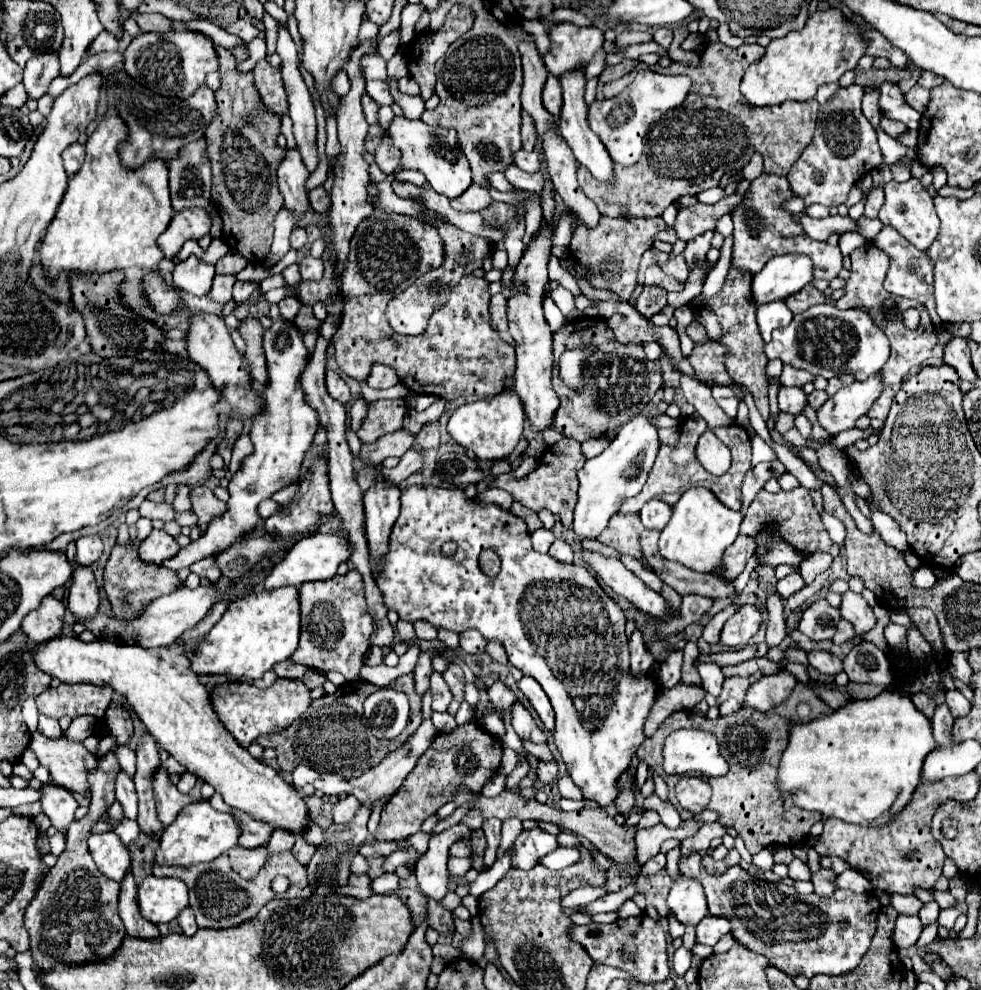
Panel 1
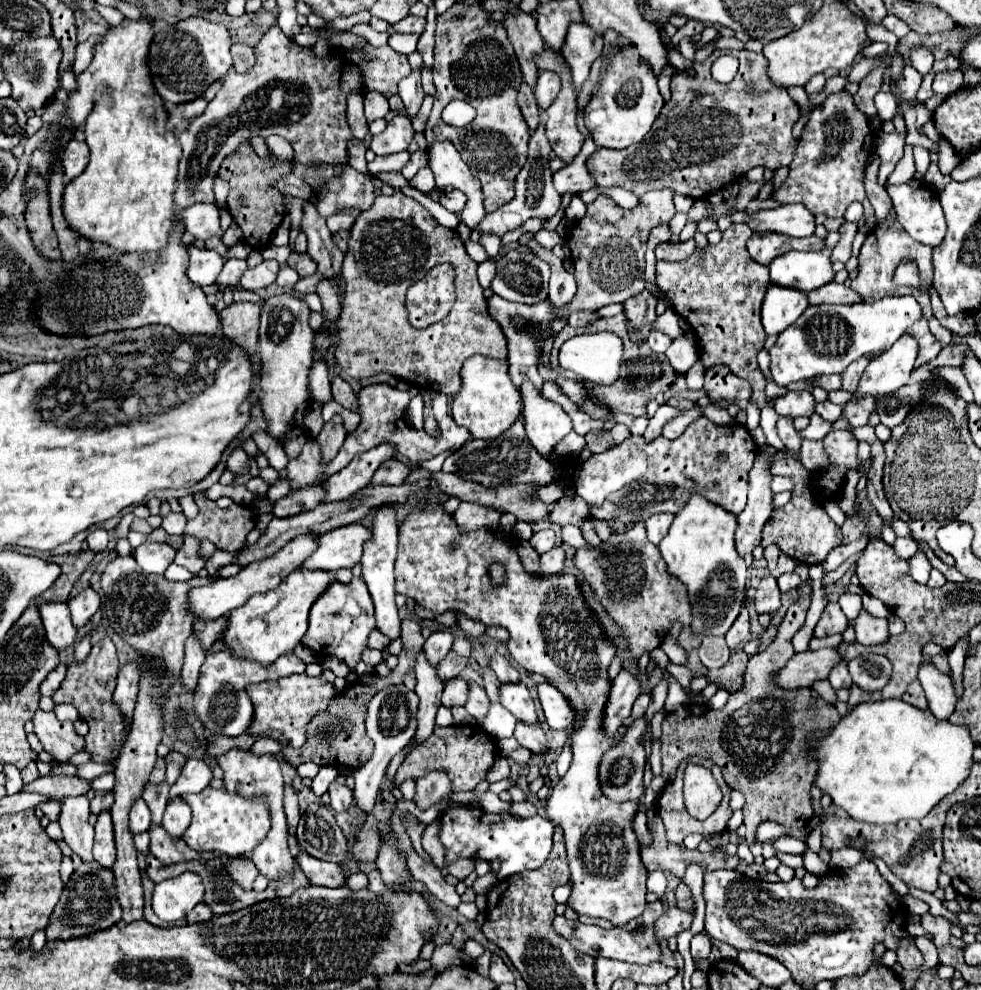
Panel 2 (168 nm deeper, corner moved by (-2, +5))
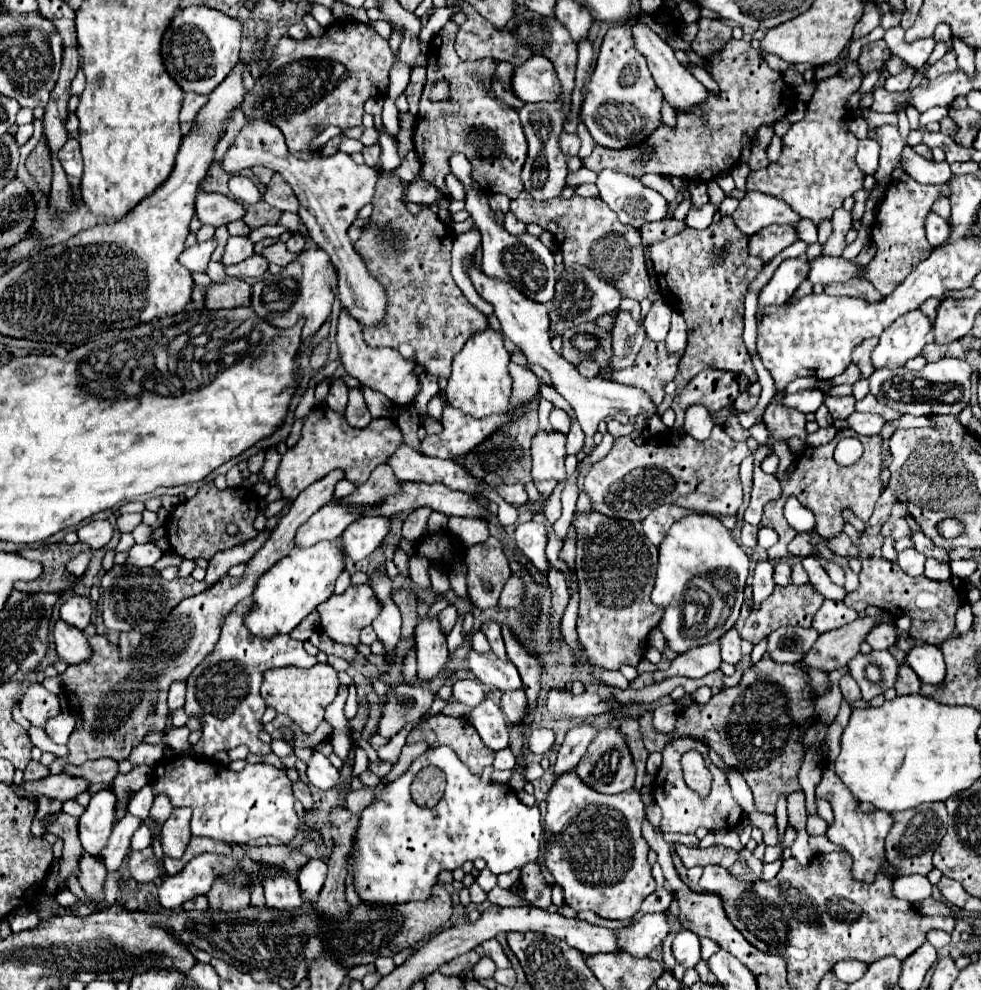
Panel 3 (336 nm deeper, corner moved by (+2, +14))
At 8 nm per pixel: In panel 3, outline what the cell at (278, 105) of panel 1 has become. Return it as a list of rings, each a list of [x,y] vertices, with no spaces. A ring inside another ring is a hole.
[[[358,20],[336,22],[320,38],[294,40],[282,36],[266,70],[256,78],[254,88],[246,92],[236,110],[242,110],[246,120],[268,118],[282,130],[290,152],[312,152],[310,146],[324,128],[338,126],[346,130],[362,124],[364,102],[386,94],[394,64],[396,54],[390,50],[388,40]]]

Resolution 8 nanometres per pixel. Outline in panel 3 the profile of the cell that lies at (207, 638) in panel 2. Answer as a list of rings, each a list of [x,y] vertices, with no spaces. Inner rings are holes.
[[[332,470],[320,482],[308,486],[282,516],[280,524],[272,530],[272,536],[266,544],[252,556],[247,568],[240,578],[224,576],[216,586],[206,592],[182,600],[172,614],[154,630],[154,634],[144,636],[134,658],[128,662],[120,660],[118,646],[108,642],[104,636],[96,634],[88,638],[92,646],[92,658],[80,662],[78,666],[68,666],[62,674],[64,694],[68,698],[68,710],[76,718],[76,728],[68,740],[68,758],[56,758],[50,764],[52,774],[60,774],[64,764],[84,764],[86,760],[112,758],[126,760],[132,748],[136,748],[146,734],[164,730],[168,706],[166,694],[174,680],[186,680],[190,672],[212,654],[224,618],[234,610],[234,606],[252,596],[256,580],[270,570],[278,560],[282,560],[294,546],[294,534],[300,524],[304,524],[318,508],[328,504],[334,496],[334,486],[344,480],[344,470]]]

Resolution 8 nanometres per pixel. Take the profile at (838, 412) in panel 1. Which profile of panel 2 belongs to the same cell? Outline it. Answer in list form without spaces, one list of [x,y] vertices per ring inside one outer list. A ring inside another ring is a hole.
[[[904,333],[890,349],[882,355],[874,357],[866,367],[860,387],[852,397],[852,403],[860,401],[864,395],[888,395],[908,383],[910,373],[914,369],[914,361],[918,357],[918,341]]]

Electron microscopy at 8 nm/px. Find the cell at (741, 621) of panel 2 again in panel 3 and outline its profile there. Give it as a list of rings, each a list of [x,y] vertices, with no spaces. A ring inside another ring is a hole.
[[[736,628],[720,638],[720,652],[722,652],[722,660],[728,664],[740,662],[740,634]]]

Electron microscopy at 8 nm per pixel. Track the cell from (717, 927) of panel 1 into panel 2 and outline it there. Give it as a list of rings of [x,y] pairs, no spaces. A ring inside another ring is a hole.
[[[698,933],[692,937],[692,943],[690,943],[690,953],[692,953],[692,959],[694,959],[694,965],[702,959],[708,957],[712,945],[710,945],[710,939],[706,933]]]

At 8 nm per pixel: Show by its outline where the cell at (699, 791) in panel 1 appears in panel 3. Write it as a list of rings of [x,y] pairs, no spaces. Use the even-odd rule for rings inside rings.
[[[676,738],[672,740],[664,752],[662,752],[664,760],[662,760],[662,766],[656,774],[656,780],[654,780],[654,800],[656,804],[662,808],[662,822],[660,822],[660,830],[664,832],[682,832],[682,834],[692,834],[696,832],[696,828],[704,826],[708,830],[732,830],[736,828],[740,822],[742,822],[742,808],[734,802],[732,794],[730,794],[730,788],[728,788],[728,782],[726,782],[726,776],[710,762],[708,758],[708,746],[700,740],[694,740],[694,738]],[[686,750],[698,750],[704,760],[706,760],[706,766],[708,770],[714,774],[714,782],[712,782],[712,794],[710,798],[702,800],[702,798],[696,798],[696,794],[692,790],[688,790],[684,778],[682,778],[682,766],[680,766],[680,756],[686,752]]]

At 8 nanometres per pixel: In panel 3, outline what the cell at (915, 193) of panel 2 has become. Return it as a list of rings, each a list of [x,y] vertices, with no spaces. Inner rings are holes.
[[[928,214],[924,230],[926,230],[926,238],[932,246],[944,244],[948,240],[948,234],[950,234],[950,228],[948,228],[946,220],[940,218],[938,214]]]

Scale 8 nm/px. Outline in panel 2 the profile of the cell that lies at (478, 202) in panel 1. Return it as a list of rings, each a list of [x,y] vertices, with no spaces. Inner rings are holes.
[[[452,191],[452,193],[442,193],[440,197],[438,197],[438,203],[440,205],[444,205],[448,211],[452,211],[452,213],[460,213],[462,209],[464,209],[464,203],[466,203],[466,199],[464,199],[464,195],[460,193],[460,191]]]

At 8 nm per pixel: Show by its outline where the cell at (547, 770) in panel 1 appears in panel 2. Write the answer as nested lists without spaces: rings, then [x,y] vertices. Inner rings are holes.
[[[516,723],[516,729],[514,729],[514,737],[516,737],[516,741],[522,745],[522,747],[526,747],[526,749],[530,749],[532,753],[536,753],[536,755],[546,755],[548,751],[546,751],[546,735],[544,735],[544,731],[542,731],[542,727],[540,727],[540,723],[536,723],[536,725],[526,725],[526,723]]]

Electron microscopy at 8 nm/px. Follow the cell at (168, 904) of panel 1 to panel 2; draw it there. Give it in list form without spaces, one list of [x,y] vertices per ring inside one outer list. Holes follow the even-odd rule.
[[[182,873],[156,885],[152,897],[154,913],[168,923],[184,919],[204,897],[204,885],[198,873]]]

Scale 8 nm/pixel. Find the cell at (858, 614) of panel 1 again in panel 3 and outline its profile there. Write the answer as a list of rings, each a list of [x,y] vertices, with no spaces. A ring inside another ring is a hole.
[[[876,624],[868,636],[866,636],[866,642],[874,648],[874,650],[886,650],[890,648],[892,644],[896,644],[896,632],[892,626],[888,624]]]

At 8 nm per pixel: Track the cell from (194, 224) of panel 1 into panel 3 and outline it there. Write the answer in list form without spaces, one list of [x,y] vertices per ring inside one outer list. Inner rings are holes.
[[[204,192],[196,196],[196,216],[202,224],[222,226],[222,224],[240,220],[244,216],[244,208],[236,200],[224,194],[206,194]]]

